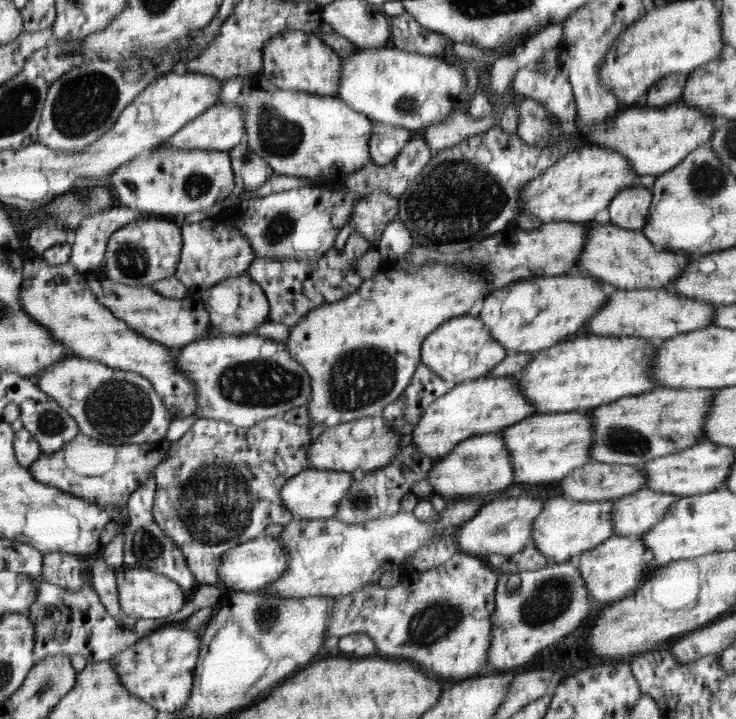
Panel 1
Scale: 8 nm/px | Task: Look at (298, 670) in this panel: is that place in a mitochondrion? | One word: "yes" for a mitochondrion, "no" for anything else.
no

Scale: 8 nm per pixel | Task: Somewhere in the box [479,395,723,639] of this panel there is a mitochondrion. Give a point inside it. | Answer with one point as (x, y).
(552, 596)

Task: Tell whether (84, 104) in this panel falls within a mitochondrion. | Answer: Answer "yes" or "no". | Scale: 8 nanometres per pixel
yes

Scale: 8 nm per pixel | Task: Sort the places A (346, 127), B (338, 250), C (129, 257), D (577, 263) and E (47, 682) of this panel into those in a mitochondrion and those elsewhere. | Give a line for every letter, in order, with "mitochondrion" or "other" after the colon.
A: other
B: other
C: mitochondrion
D: other
E: mitochondrion

